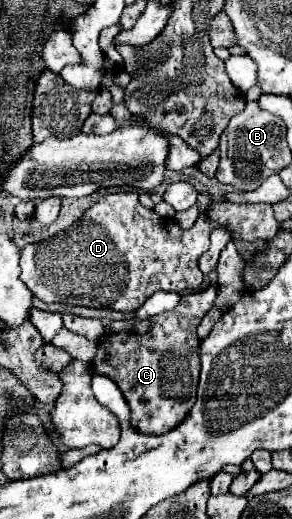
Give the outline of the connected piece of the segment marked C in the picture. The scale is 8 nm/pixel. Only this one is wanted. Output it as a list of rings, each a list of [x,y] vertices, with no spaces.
[[[208,286],[202,292],[182,294],[174,310],[148,320],[150,330],[144,336],[108,332],[98,340],[98,350],[90,366],[96,374],[116,382],[132,410],[132,424],[140,432],[164,434],[178,426],[194,406],[200,374],[200,340],[196,326],[212,308],[216,292],[216,286]]]

